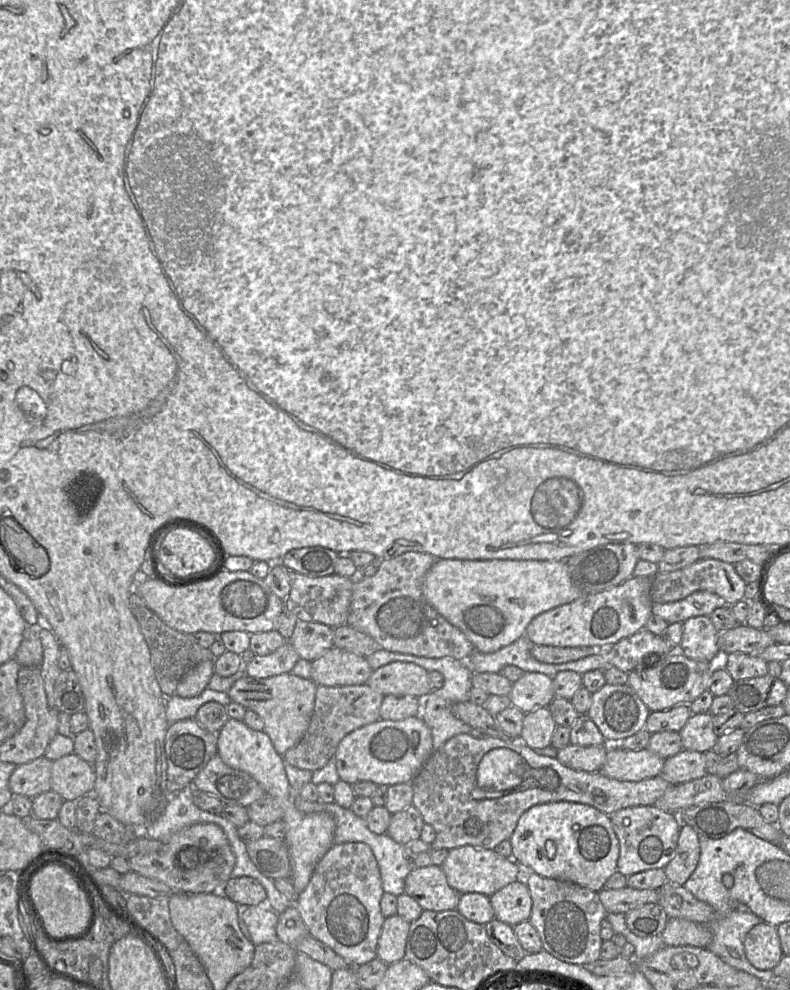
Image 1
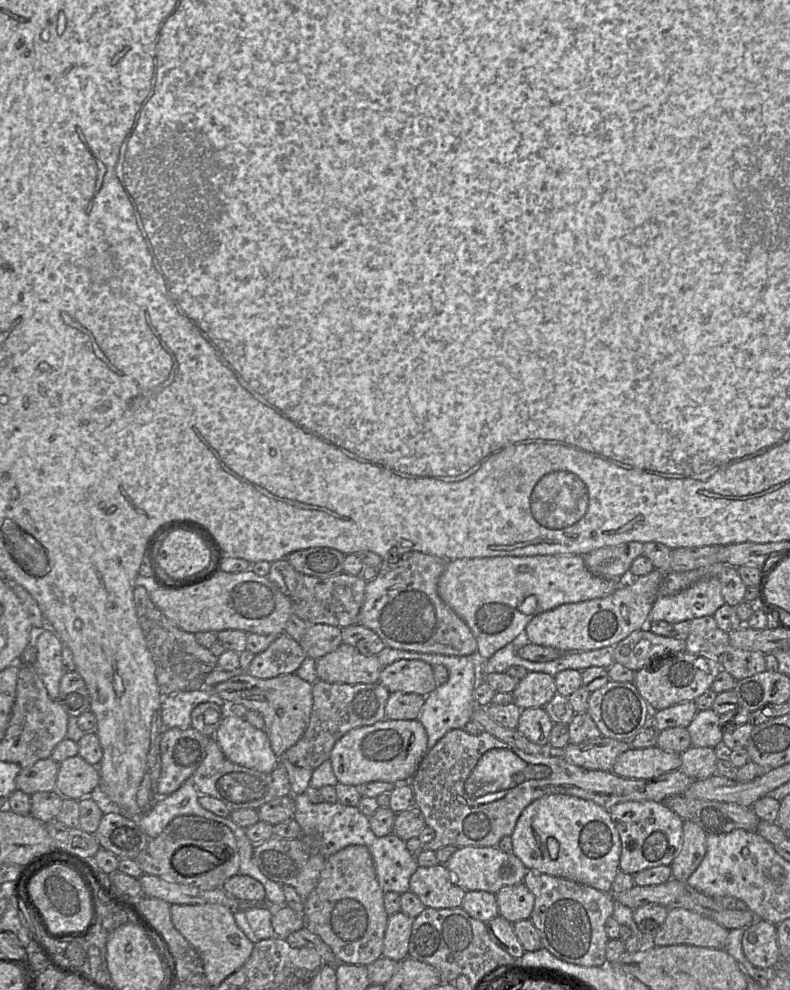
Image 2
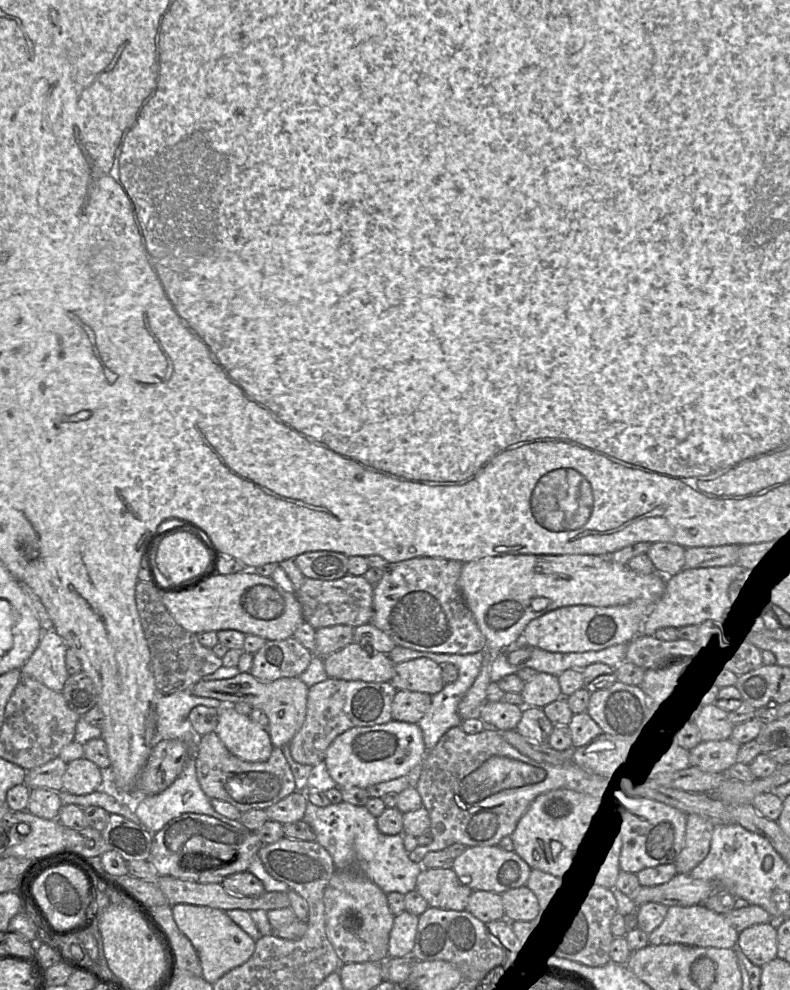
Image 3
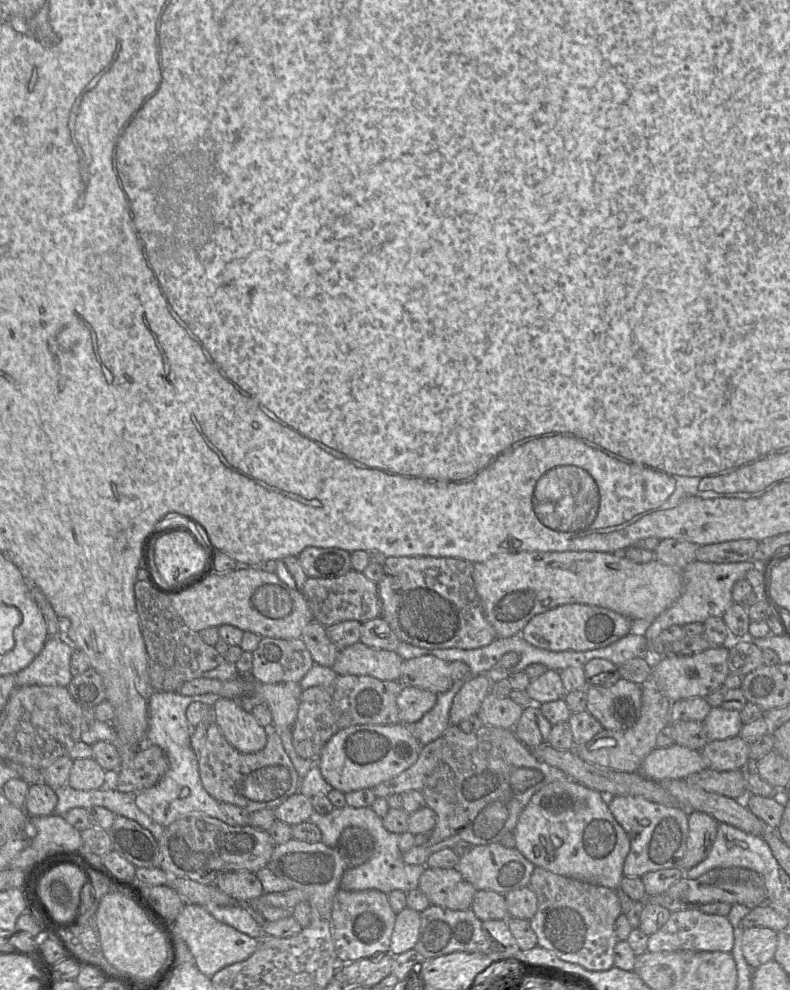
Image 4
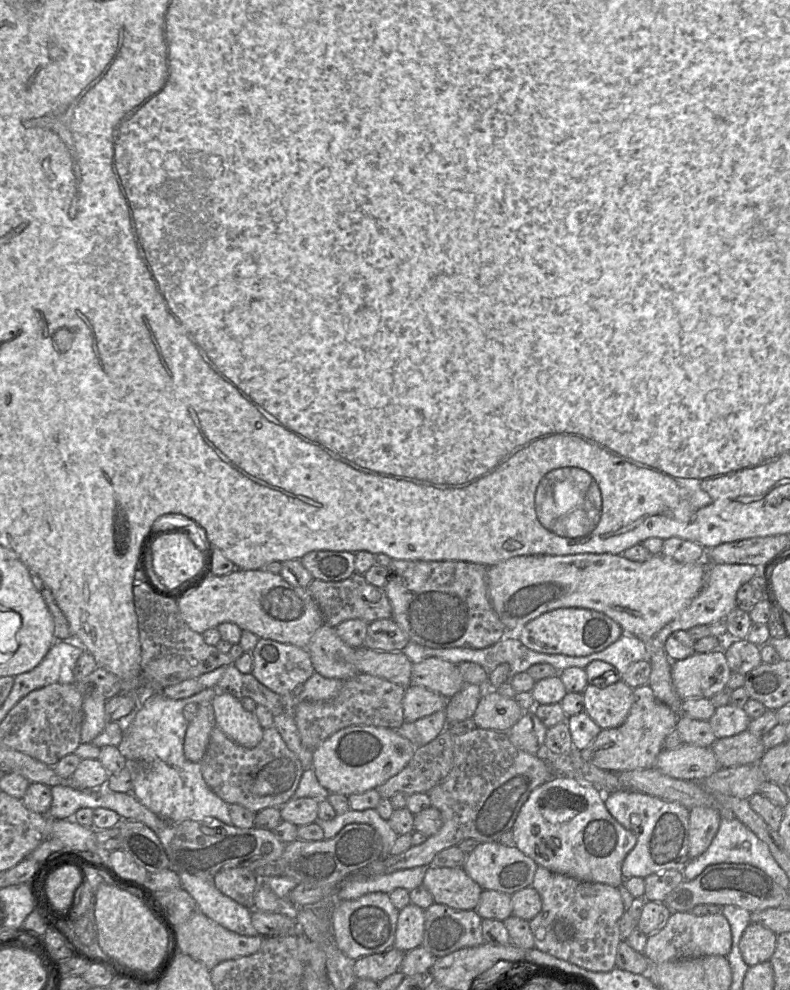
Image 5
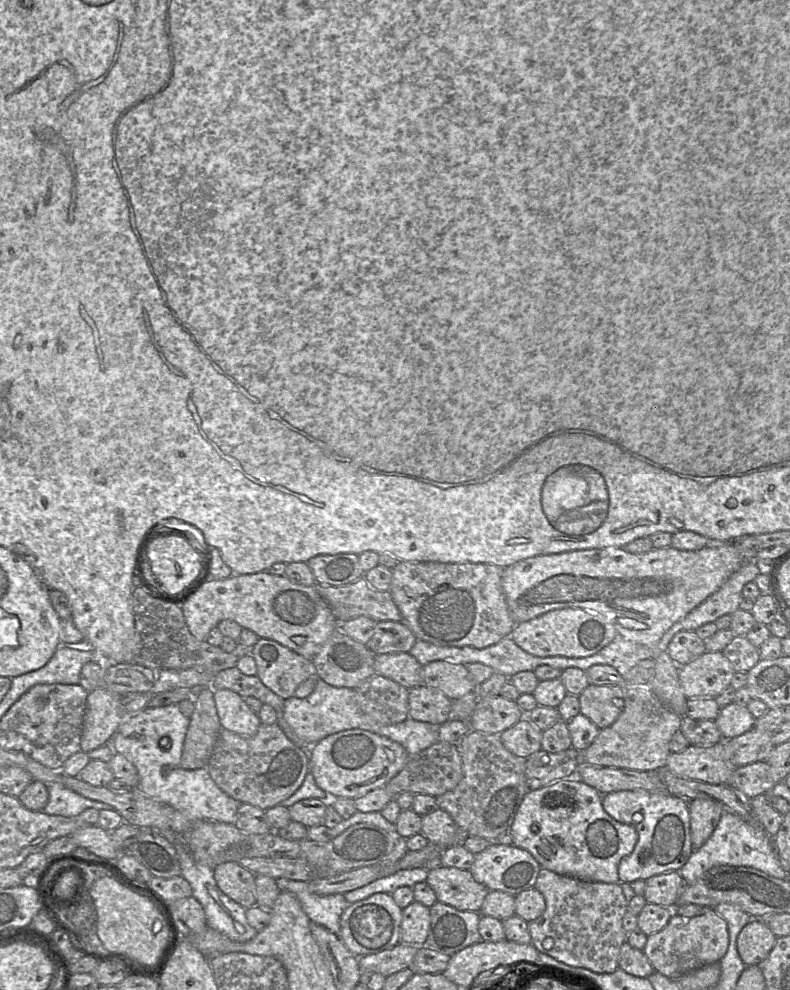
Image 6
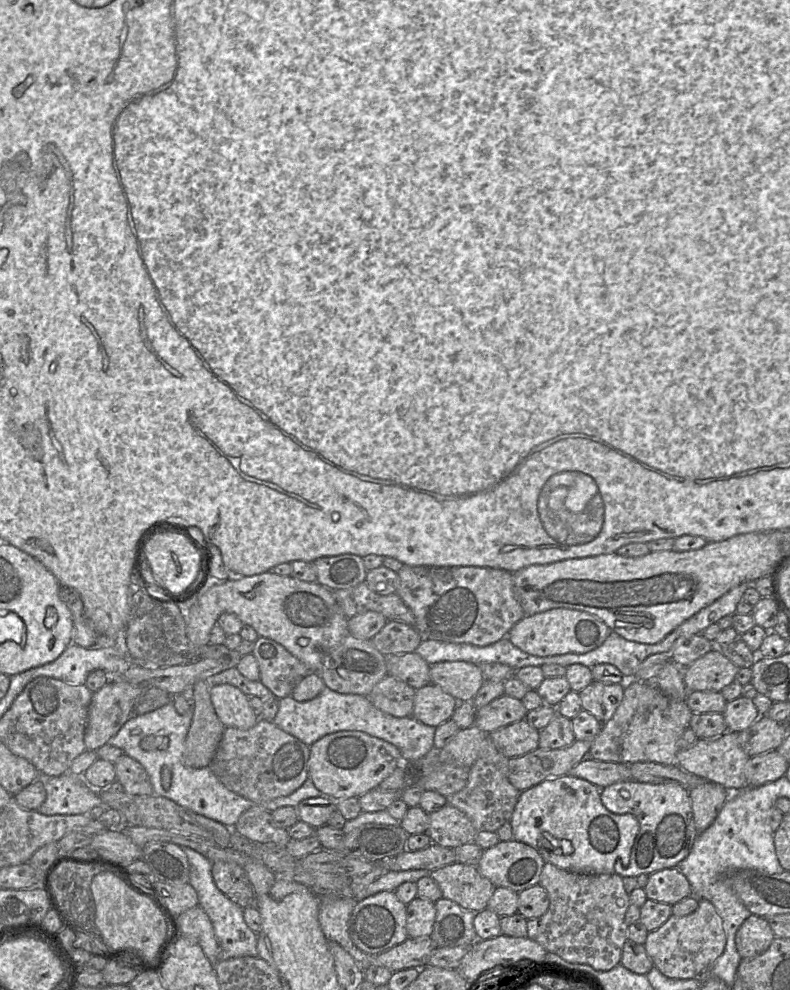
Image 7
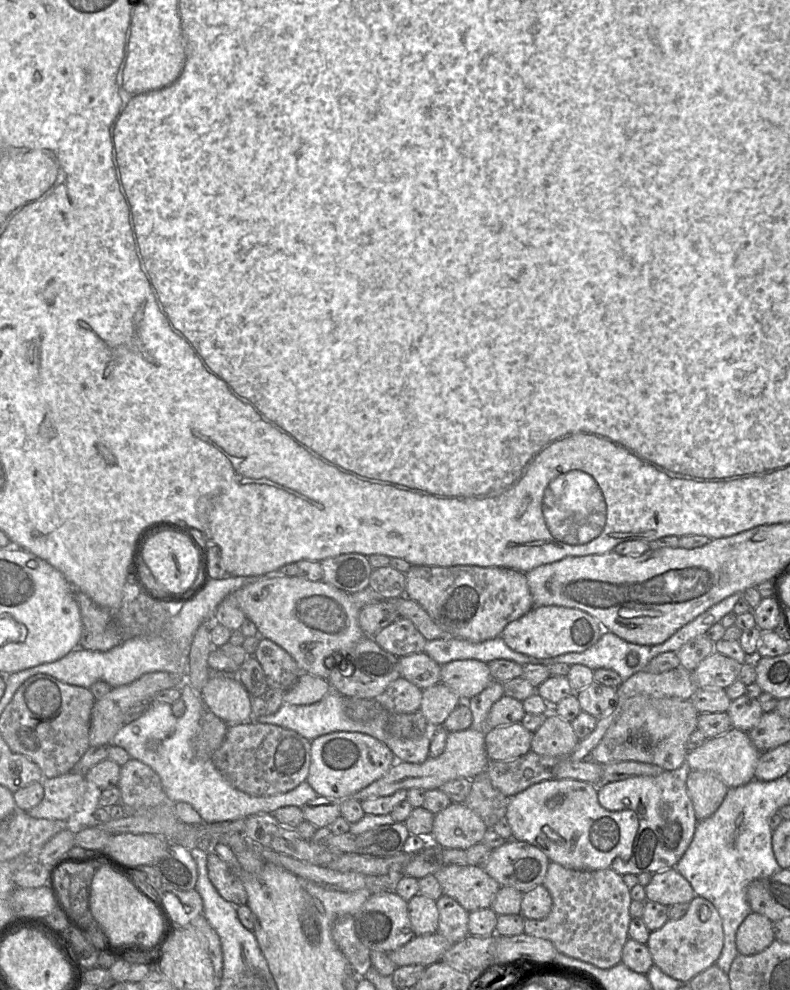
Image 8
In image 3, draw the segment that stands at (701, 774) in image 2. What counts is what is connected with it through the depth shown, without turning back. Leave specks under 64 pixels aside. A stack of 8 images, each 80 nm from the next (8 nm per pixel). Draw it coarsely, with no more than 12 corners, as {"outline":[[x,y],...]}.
{"outline":[[732,739],[700,742],[689,750],[690,765],[723,773],[737,762]]}

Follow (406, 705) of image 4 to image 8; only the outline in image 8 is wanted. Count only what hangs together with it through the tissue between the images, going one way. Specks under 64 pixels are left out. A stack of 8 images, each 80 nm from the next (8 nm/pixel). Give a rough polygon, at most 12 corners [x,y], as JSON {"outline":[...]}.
{"outline":[[439,682],[422,690],[419,713],[440,727],[462,700]]}

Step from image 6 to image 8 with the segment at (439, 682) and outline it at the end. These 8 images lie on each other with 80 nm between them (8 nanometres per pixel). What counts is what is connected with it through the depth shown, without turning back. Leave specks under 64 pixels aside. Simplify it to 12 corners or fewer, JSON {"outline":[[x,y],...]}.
{"outline":[[476,659],[441,665],[440,682],[462,701],[492,681]]}

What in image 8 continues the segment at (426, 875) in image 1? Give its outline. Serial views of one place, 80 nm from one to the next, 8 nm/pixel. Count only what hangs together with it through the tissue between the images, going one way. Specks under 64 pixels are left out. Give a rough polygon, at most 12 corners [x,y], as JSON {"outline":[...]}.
{"outline":[[478,865],[433,875],[468,912],[490,908],[501,887]]}

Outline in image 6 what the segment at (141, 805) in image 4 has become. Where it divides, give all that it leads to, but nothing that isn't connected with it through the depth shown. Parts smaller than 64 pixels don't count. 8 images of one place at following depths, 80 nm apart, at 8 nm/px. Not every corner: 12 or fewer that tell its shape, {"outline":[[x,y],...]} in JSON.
{"outline":[[178,704],[127,716],[110,739],[136,789],[192,819],[234,824],[241,804],[208,768],[180,766]]}

